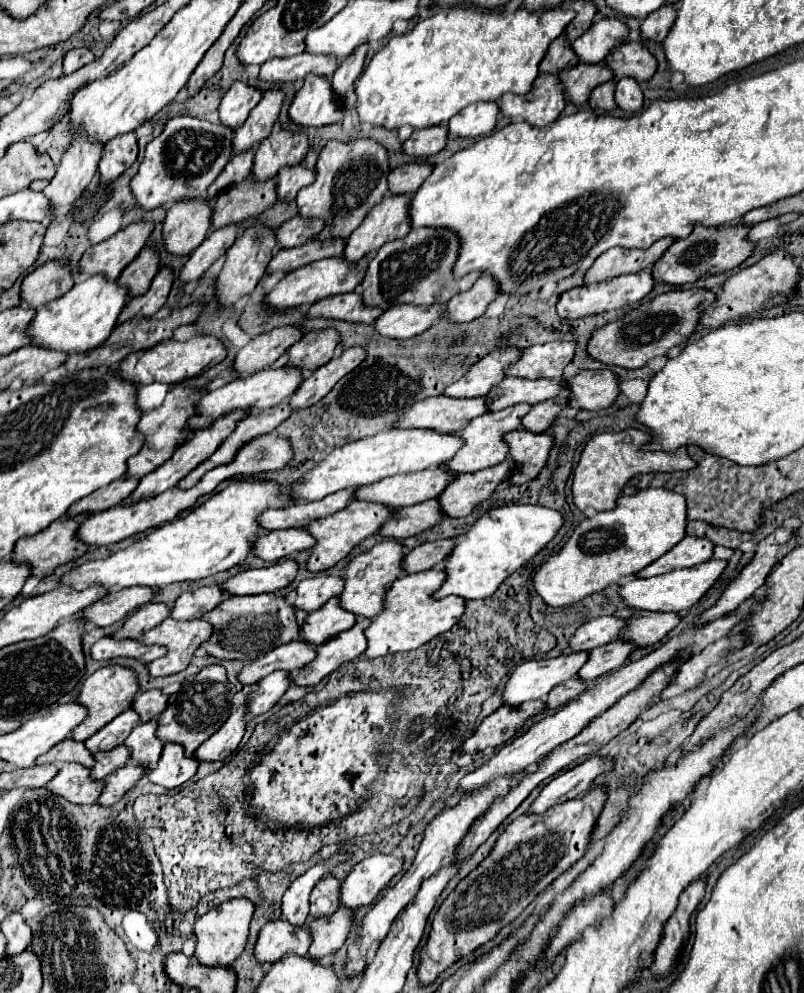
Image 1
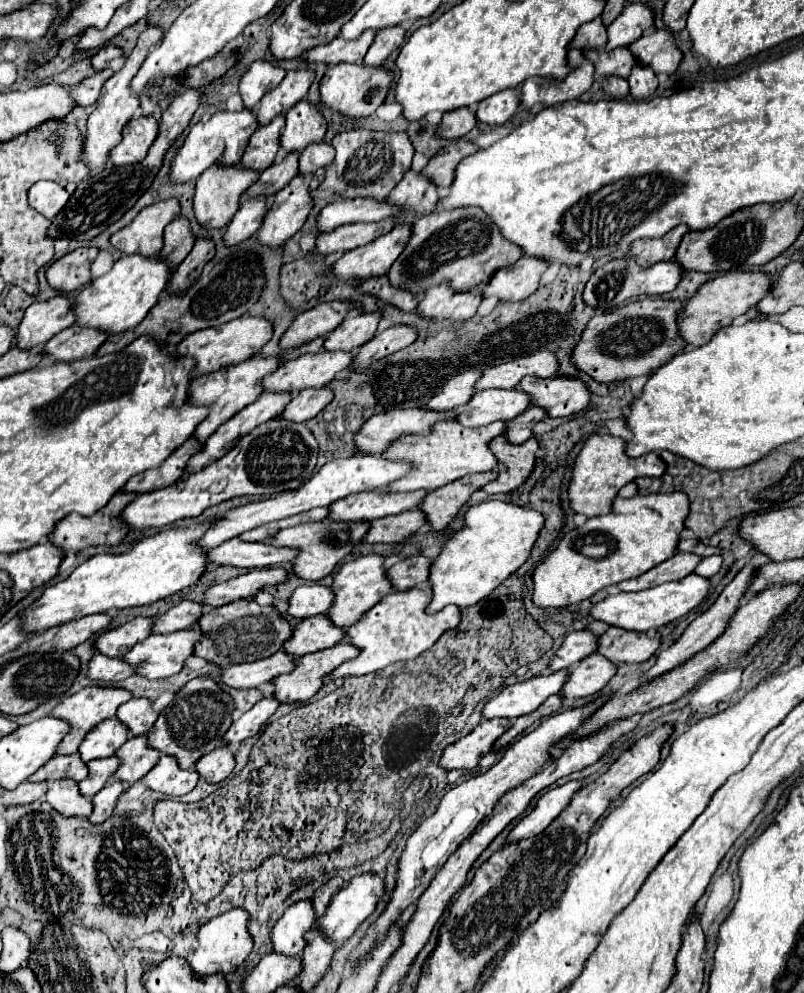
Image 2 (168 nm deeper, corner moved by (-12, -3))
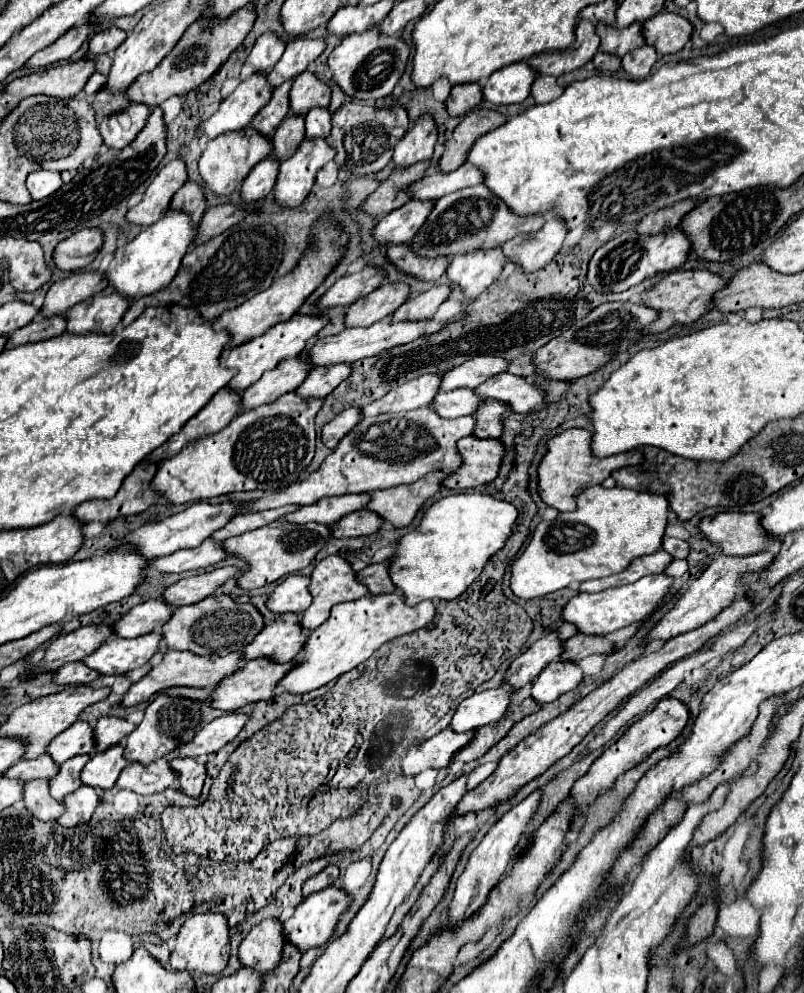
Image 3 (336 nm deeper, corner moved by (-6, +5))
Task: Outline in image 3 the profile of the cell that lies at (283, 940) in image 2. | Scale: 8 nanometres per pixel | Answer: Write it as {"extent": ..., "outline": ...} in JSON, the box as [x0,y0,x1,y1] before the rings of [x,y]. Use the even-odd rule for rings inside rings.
{"extent":[238,918,284,974],"outline":[[[270,918],[270,920],[262,920],[258,926],[254,926],[246,936],[244,940],[240,942],[240,948],[238,948],[238,960],[244,968],[252,968],[256,970],[258,974],[266,974],[270,970],[274,970],[274,964],[278,964],[278,956],[282,956],[282,948],[284,948],[284,938],[280,936],[282,934],[282,924],[276,920],[276,918]]]}

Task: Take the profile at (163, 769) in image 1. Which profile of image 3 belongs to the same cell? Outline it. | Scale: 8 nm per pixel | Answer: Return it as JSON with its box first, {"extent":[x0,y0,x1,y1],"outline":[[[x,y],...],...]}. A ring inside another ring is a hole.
{"extent":[116,758,174,796],"outline":[[[160,758],[148,766],[128,764],[122,770],[122,774],[116,782],[116,788],[126,788],[136,794],[148,796],[148,794],[162,792],[162,790],[170,788],[172,784],[174,784],[174,772],[170,772],[168,760]]]}

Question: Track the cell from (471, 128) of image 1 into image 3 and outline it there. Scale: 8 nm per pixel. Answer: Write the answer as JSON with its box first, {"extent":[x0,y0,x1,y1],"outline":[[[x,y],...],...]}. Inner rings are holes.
{"extent":[482,60,536,104],"outline":[[[526,60],[510,64],[510,68],[500,68],[486,80],[482,92],[492,104],[516,104],[524,102],[530,94],[530,86],[536,80],[536,70],[528,66]]]}

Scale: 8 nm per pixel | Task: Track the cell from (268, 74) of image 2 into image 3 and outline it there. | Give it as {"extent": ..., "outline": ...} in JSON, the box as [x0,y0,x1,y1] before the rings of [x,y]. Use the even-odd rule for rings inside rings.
{"extent":[246,32,286,72],"outline":[[[266,32],[256,40],[246,64],[250,64],[258,72],[270,72],[270,68],[280,60],[284,48],[286,44],[280,36],[276,36],[274,32]]]}

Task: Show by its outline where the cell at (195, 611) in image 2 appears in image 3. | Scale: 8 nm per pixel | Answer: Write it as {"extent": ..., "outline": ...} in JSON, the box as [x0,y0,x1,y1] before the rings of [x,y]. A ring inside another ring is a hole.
{"extent":[112,600,174,638],"outline":[[[148,600],[122,614],[112,628],[118,638],[138,638],[150,634],[154,628],[162,628],[172,612],[174,608],[164,604],[164,600]]]}

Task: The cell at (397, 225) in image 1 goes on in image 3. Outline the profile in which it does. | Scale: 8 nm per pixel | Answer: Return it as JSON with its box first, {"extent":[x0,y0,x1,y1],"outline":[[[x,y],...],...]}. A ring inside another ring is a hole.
{"extent":[394,114,438,166],"outline":[[[422,114],[416,124],[406,132],[402,140],[396,144],[394,162],[396,166],[410,166],[420,160],[428,160],[434,156],[434,144],[438,138],[438,126],[430,114]]]}

